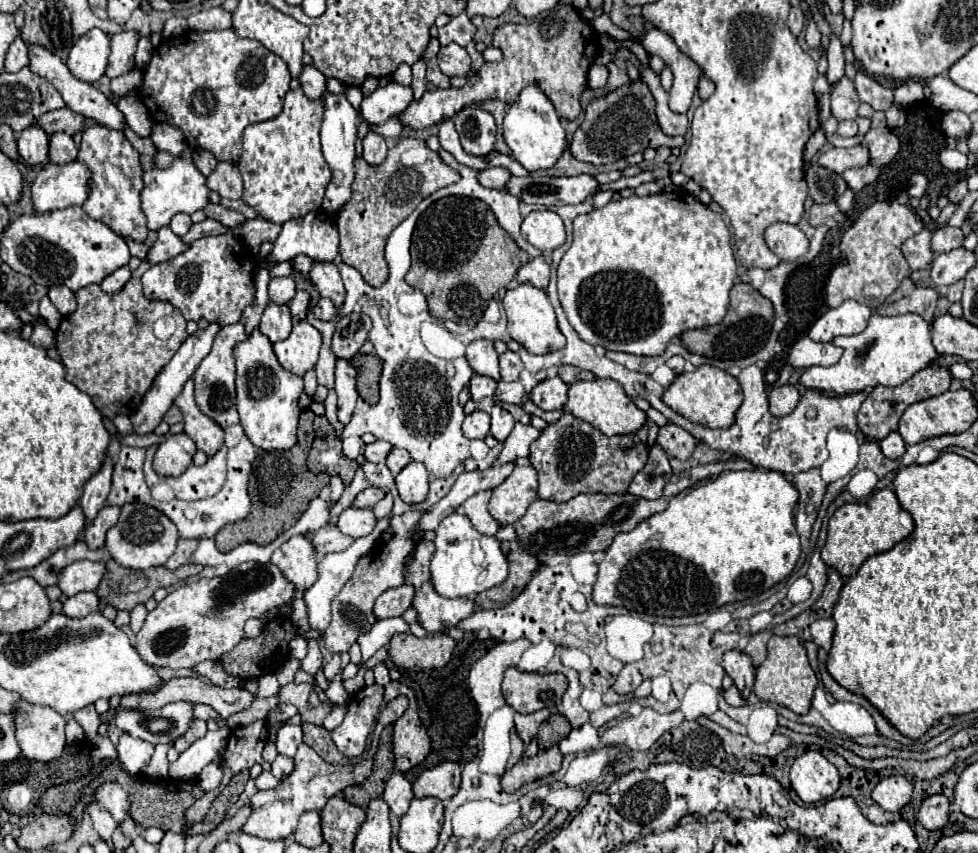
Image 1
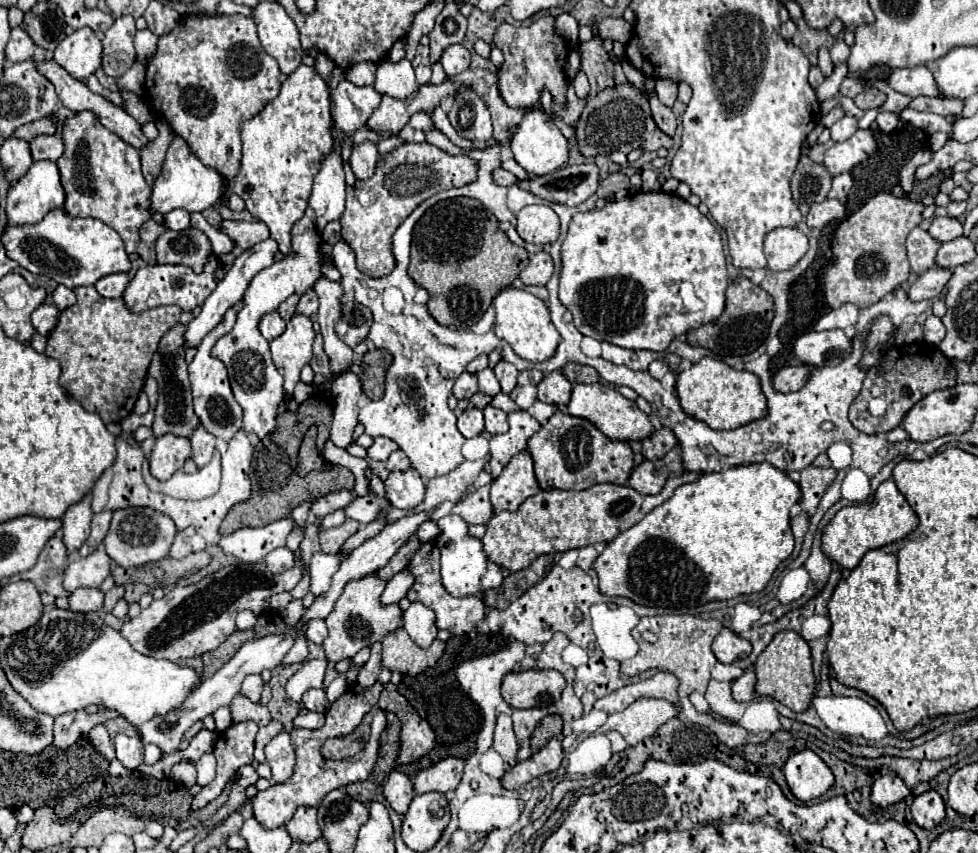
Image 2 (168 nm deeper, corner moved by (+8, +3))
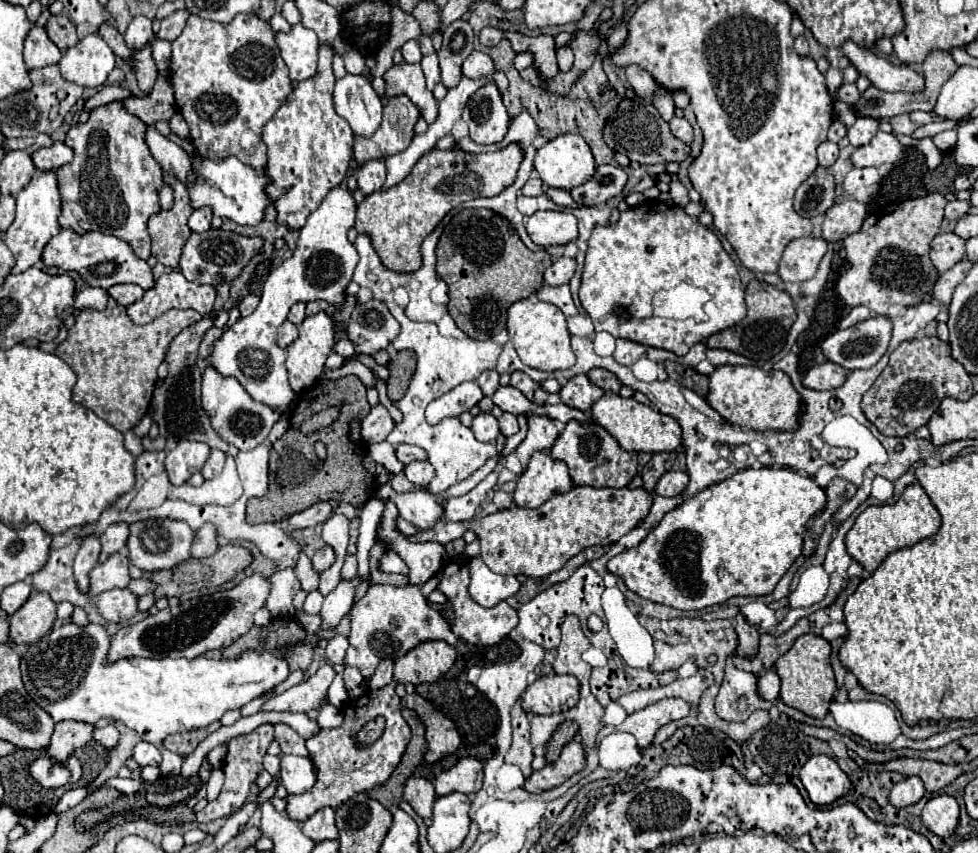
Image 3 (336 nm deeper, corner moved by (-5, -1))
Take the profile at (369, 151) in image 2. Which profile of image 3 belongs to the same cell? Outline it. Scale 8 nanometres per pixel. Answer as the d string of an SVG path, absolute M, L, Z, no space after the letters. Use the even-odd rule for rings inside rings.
M369 160L357 172L357 188L363 192L363 196L369 196L383 188L385 174L383 160Z

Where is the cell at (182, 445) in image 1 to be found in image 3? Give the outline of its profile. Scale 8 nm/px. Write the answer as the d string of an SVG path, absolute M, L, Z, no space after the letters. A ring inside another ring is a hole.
M189 440L179 442L177 448L167 452L165 468L167 468L171 484L179 486L179 484L187 482L193 472L203 468L205 460L209 458L209 452L211 452L211 448L207 444L189 442Z

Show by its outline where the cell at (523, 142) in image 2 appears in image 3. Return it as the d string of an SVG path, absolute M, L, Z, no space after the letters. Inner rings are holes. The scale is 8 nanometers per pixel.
M557 136L539 148L535 170L549 188L571 190L593 178L597 164L581 136Z

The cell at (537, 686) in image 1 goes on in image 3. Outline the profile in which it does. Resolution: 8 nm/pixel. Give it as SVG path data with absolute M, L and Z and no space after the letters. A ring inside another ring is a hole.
M547 674L527 686L523 708L531 714L555 714L573 708L579 702L579 682L567 674Z

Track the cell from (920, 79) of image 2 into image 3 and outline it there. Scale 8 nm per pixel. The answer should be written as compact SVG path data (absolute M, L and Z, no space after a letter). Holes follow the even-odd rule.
M847 40L841 46L841 52L865 76L875 88L885 92L919 92L923 88L923 76L909 66L897 66L889 60L877 56L869 48L861 48L855 42Z

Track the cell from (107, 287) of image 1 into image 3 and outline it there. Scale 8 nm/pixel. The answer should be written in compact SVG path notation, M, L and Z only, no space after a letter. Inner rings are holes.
M117 284L117 286L109 288L109 296L113 300L117 300L117 304L121 304L121 306L129 306L129 304L137 302L143 294L145 294L145 290L137 284Z

